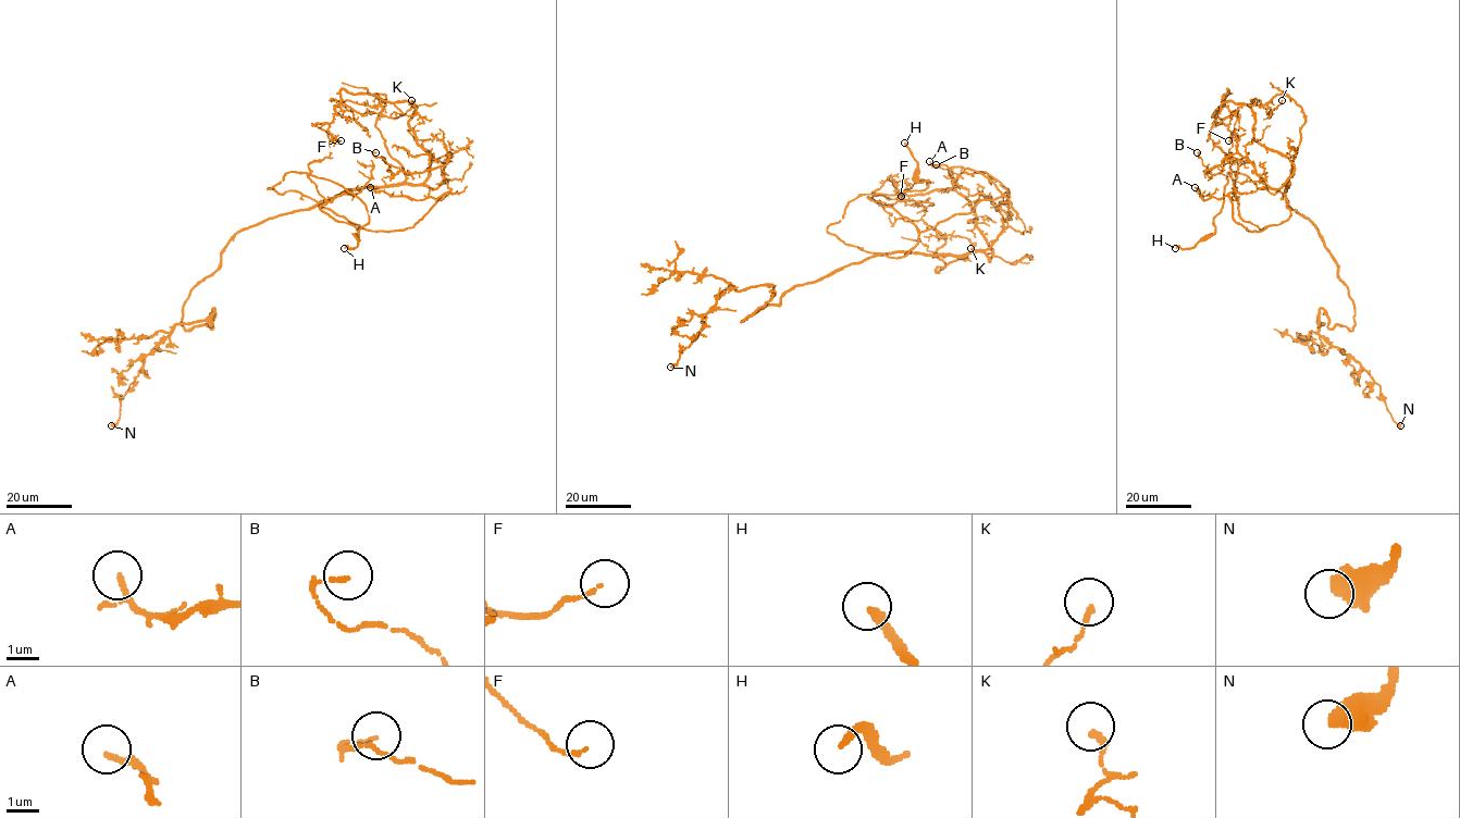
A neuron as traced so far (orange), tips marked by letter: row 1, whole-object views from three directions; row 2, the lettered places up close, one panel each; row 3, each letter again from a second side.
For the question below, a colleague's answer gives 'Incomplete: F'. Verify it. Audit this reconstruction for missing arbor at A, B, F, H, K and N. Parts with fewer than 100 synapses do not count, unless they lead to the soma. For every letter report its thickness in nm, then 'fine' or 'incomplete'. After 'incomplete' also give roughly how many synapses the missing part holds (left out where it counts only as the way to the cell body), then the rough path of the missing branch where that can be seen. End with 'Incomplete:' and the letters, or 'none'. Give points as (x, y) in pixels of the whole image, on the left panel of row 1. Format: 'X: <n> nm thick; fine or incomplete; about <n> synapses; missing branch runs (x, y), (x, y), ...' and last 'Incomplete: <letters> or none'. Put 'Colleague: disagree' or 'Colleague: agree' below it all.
A: 120 nm thick; fine
B: 100 nm thick; fine
F: 100 nm thick; fine
H: 260 nm thick; incomplete; missing branch runs (344, 248), (344, 245), (335, 252), (314, 245), (299, 247)
K: 180 nm thick; fine
N: 380 nm thick; fine
Incomplete: H
Colleague: disagree

